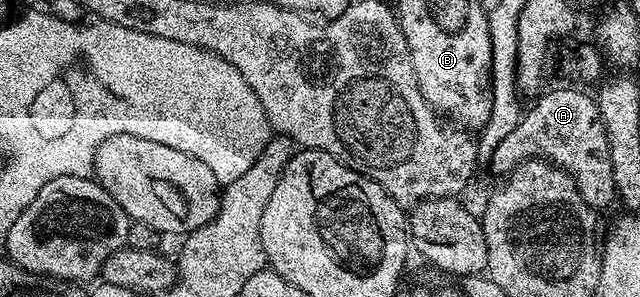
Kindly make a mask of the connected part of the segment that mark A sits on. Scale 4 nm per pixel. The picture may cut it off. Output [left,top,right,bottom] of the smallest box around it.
[490,87,617,211]

